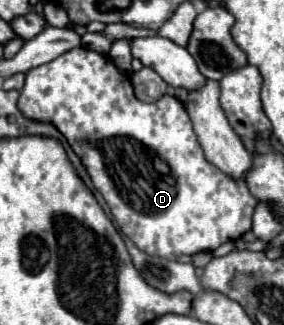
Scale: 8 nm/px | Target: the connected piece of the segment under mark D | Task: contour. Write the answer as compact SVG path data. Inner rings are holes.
M75 47L45 65L29 69L25 73L19 107L25 117L49 121L67 137L69 145L87 167L93 185L107 201L119 229L147 255L177 259L179 255L213 251L251 231L257 199L249 195L243 179L233 179L203 157L203 149L183 103L171 95L163 95L157 103L141 103L133 95L129 77L117 71L111 57L85 47Z

